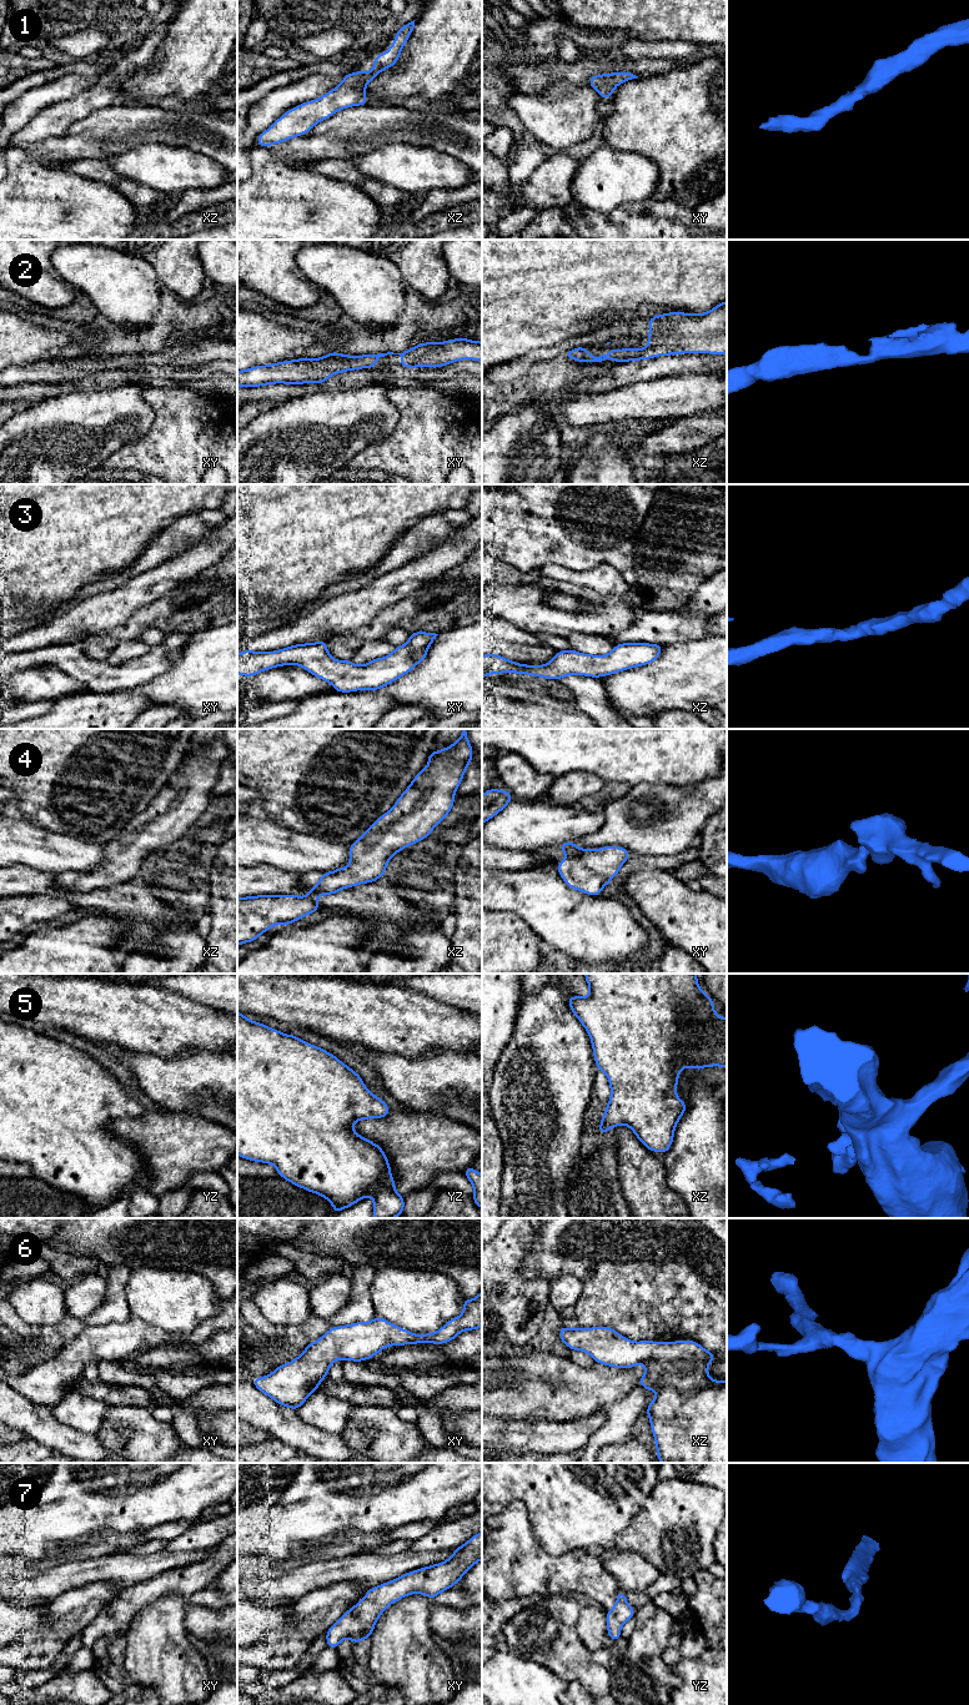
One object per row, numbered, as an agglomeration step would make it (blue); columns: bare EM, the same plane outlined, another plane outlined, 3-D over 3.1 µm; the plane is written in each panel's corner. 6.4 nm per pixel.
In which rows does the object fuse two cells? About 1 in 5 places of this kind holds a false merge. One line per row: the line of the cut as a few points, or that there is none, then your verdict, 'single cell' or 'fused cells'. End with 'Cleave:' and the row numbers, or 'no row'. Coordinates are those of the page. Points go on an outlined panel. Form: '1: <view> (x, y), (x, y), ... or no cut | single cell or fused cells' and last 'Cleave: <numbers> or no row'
1: no cut | single cell
2: no cut | single cell
3: no cut | single cell
4: no cut | single cell
5: no cut | single cell
6: no cut | single cell
7: no cut | single cell
Cleave: no row

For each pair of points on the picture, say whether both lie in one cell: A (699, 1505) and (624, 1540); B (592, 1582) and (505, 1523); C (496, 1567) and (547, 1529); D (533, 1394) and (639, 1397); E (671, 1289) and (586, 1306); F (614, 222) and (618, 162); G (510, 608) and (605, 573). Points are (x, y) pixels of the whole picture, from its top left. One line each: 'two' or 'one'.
A: one
B: one
C: two
D: two
E: one
F: two
G: two

